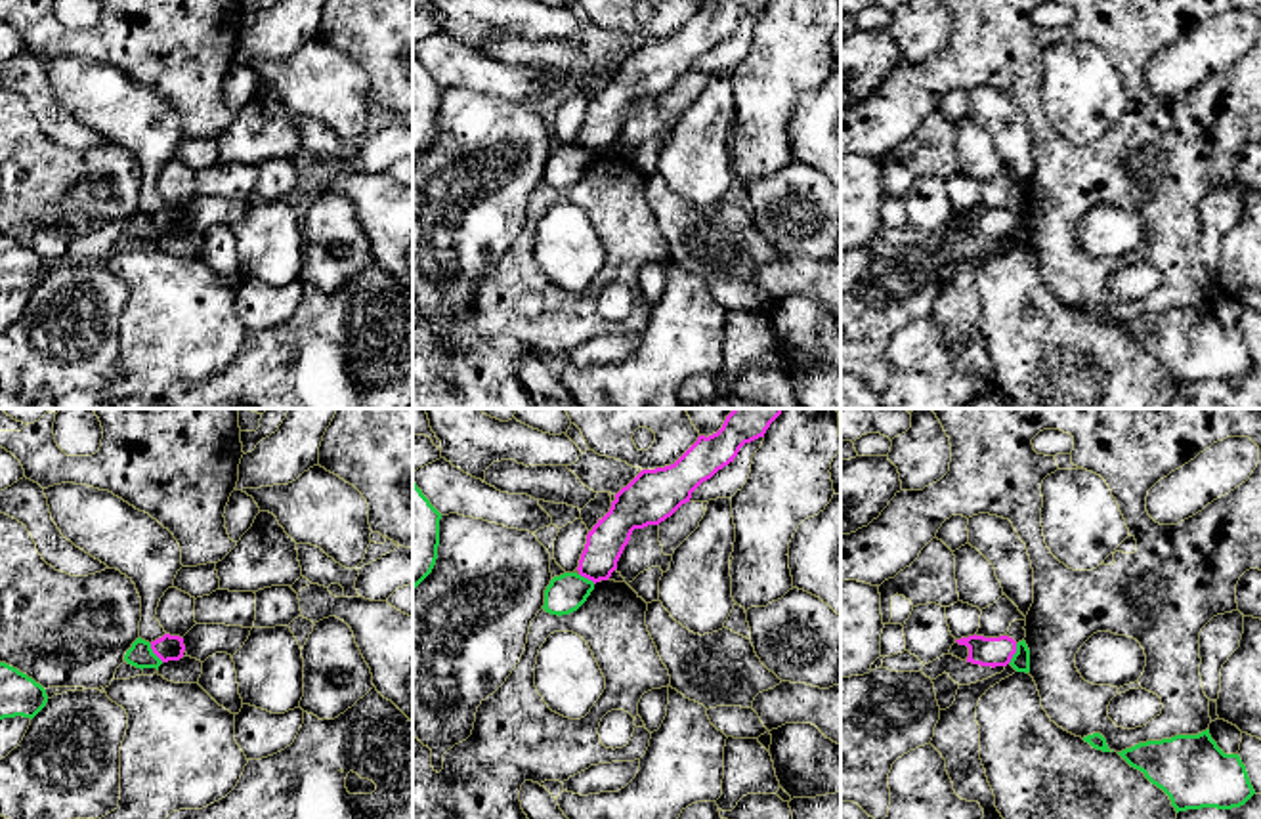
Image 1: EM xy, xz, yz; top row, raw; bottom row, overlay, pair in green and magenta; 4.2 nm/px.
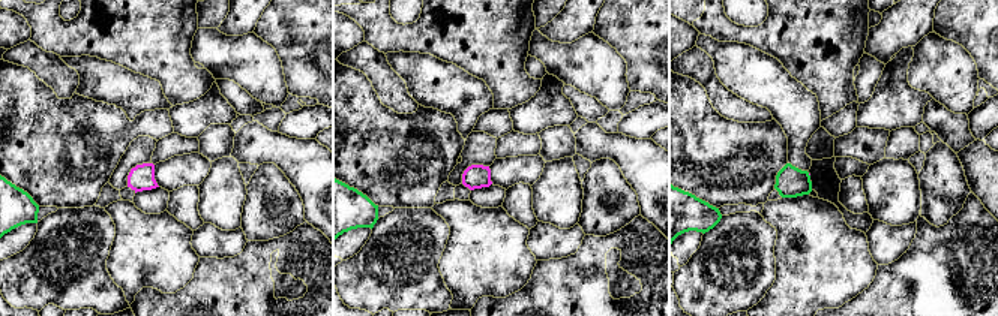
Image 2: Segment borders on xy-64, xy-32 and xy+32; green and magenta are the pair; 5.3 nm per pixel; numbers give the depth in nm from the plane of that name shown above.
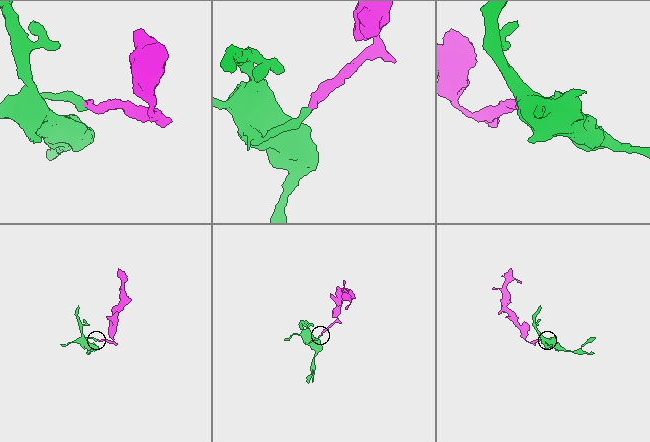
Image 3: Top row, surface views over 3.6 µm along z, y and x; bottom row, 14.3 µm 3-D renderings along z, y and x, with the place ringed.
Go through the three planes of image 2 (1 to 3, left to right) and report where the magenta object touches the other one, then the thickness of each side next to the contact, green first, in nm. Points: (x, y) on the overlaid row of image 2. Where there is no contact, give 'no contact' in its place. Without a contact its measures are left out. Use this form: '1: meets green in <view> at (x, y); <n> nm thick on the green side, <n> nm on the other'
1: no contact
2: no contact
3: no contact

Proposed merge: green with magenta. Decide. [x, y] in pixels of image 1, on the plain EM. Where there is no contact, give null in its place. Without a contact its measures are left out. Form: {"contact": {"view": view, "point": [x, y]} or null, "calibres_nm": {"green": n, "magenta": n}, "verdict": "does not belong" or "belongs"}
{"contact": {"view": "yz", "point": [1015, 226]}, "calibres_nm": {"green": 80, "magenta": 130}, "verdict": "does not belong"}

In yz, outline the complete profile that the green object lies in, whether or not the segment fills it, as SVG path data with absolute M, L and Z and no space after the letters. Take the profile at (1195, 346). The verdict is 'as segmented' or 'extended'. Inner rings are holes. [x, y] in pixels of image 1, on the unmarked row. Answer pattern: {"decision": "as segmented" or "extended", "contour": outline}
{"decision": "as segmented", "contour": "M1209 302L1139 315L1118 325L1131 340L1162 361L1175 384L1244 378L1253 367L1238 326L1225 326Z"}

